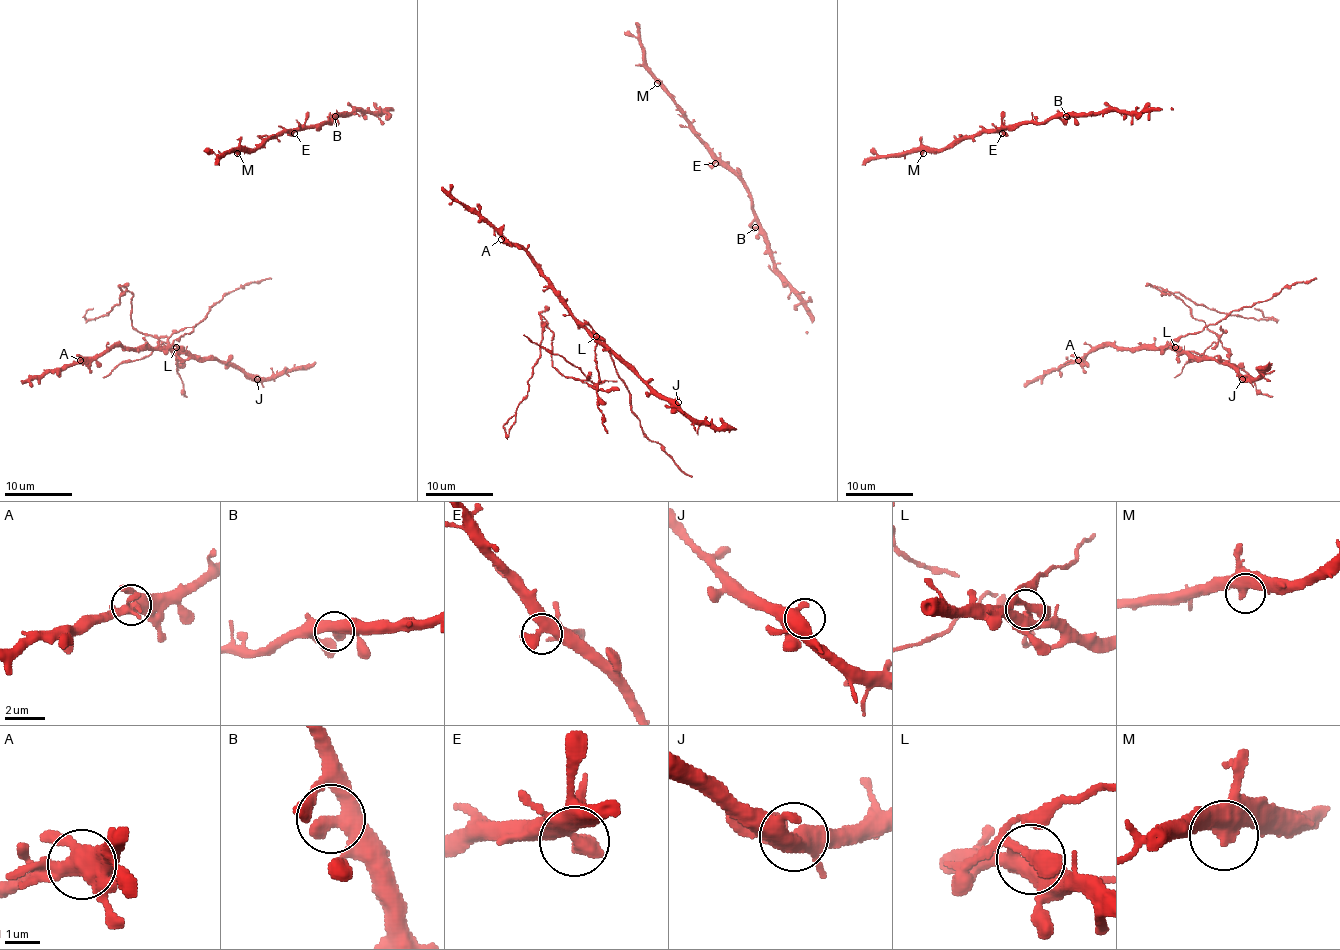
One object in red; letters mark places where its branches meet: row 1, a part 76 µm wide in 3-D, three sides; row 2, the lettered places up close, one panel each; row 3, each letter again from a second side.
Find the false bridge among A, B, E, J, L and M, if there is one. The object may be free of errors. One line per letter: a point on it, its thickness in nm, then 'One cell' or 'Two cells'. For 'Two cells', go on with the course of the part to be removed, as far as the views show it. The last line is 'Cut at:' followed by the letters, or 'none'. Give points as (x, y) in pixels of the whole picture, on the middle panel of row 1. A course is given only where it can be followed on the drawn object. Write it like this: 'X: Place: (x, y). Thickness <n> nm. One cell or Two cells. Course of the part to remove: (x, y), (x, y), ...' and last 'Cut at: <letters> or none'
A: Place: (501, 239). Thickness 420 nm. One cell
B: Place: (755, 227). Thickness 400 nm. One cell
E: Place: (715, 163). Thickness 500 nm. One cell
J: Place: (678, 402). Thickness 440 nm. One cell
L: Place: (596, 336). Thickness 300 nm. Two cells. Course of the part to remove: (597, 336), (598, 390), (553, 365), (553, 333), (546, 328), (528, 395), (507, 434), (504, 424), (514, 414)
M: Place: (657, 83). Thickness 480 nm. One cell
Cut at: L

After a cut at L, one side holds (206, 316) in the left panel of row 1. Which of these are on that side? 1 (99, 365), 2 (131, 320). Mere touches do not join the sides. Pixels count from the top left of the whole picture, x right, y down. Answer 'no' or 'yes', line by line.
1: yes
2: no

